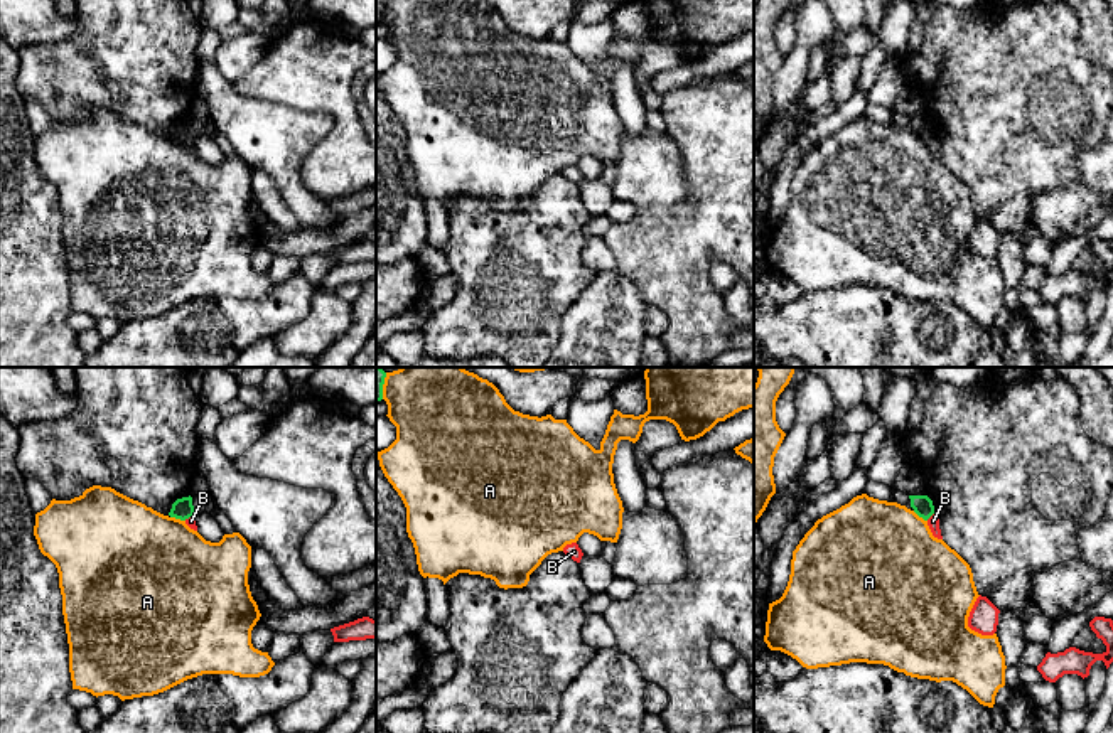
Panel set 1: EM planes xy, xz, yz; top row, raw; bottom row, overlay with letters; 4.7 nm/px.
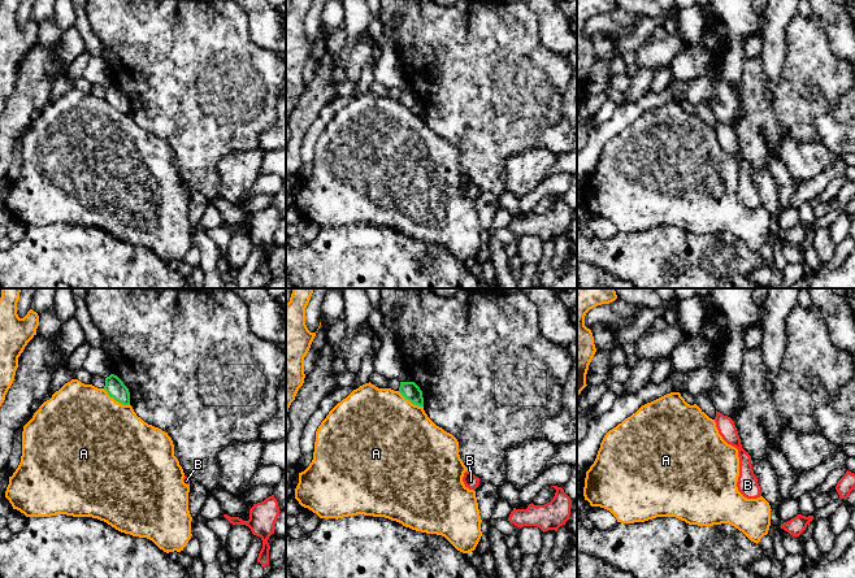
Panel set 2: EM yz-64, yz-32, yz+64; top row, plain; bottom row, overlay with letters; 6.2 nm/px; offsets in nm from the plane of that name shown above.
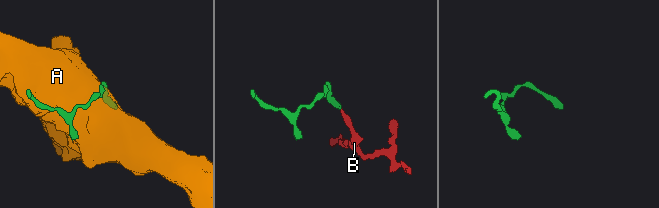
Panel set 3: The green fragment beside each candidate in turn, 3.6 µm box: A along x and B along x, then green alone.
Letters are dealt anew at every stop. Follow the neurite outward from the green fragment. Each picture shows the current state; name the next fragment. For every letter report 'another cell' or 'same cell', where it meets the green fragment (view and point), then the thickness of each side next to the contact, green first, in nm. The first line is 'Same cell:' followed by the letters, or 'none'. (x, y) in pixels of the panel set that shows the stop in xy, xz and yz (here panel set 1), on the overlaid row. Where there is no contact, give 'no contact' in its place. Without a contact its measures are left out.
Same cell: B
A: another cell; meets green in xy at (177, 518); 100 nm thick on the green side, 480 nm on the other
B: same cell; meets green in yz at (930, 516); 100 nm thick on the green side, 60 nm on the other

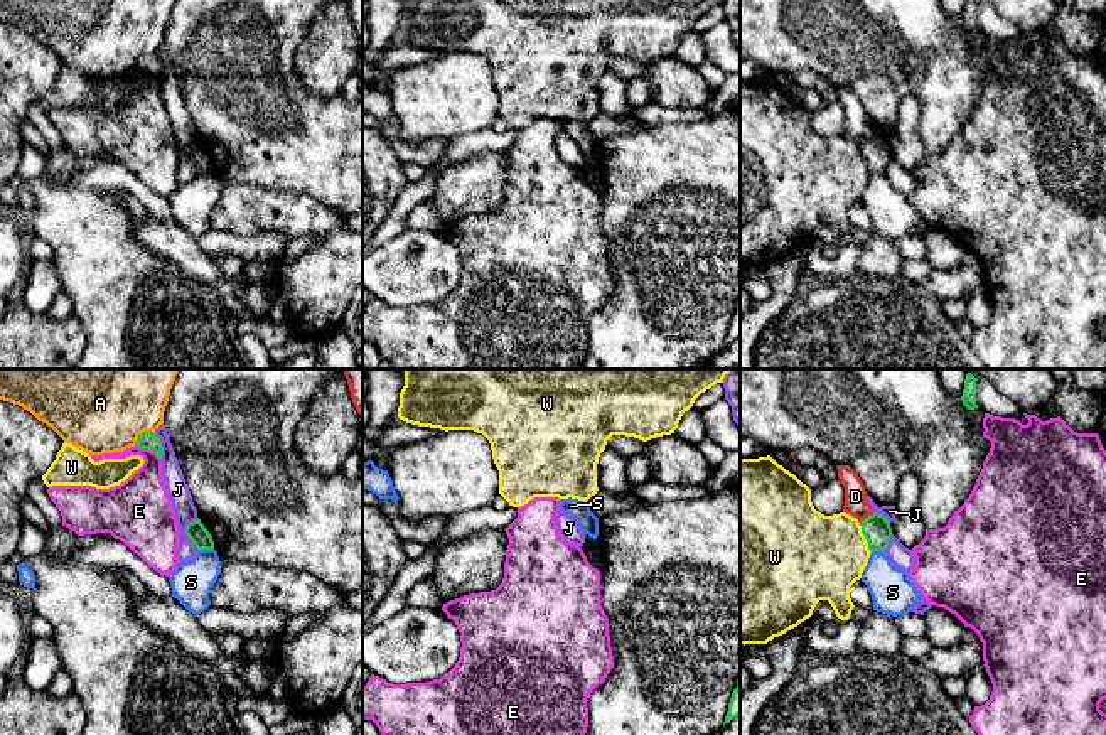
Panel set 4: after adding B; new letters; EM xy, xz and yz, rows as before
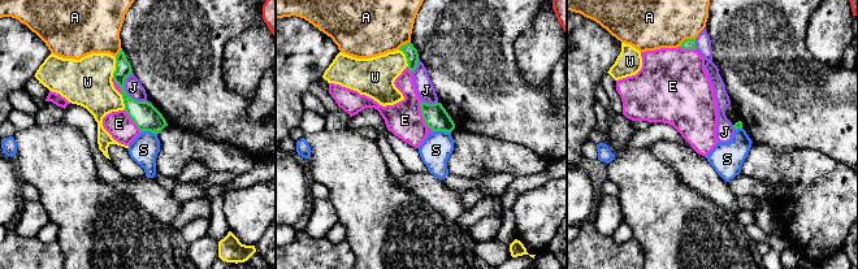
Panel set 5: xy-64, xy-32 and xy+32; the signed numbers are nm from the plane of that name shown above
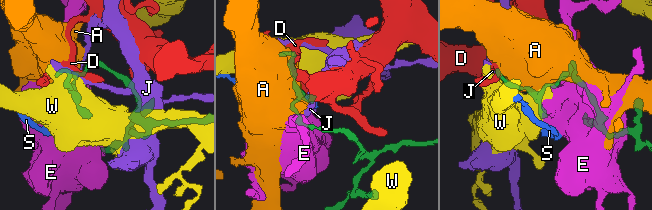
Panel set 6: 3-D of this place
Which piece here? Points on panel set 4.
Same cell: none
A: another cell; meets green in xy at (144, 432); 80 nm thick on the green side, 500 nm on the other
D: another cell; meets green in yz at (869, 516); 140 nm thick on the green side, 110 nm on the other
E: another cell; meets green in xy at (149, 449); 80 nm thick on the green side, 240 nm on the other
J: another cell; meets green in xy at (186, 533); 90 nm thick on the green side, 100 nm on the other
S: another cell; meets green in xy at (206, 548); 90 nm thick on the green side, 200 nm on the other
W: another cell; meets green in yz at (865, 538); 140 nm thick on the green side, 400 nm on the other

